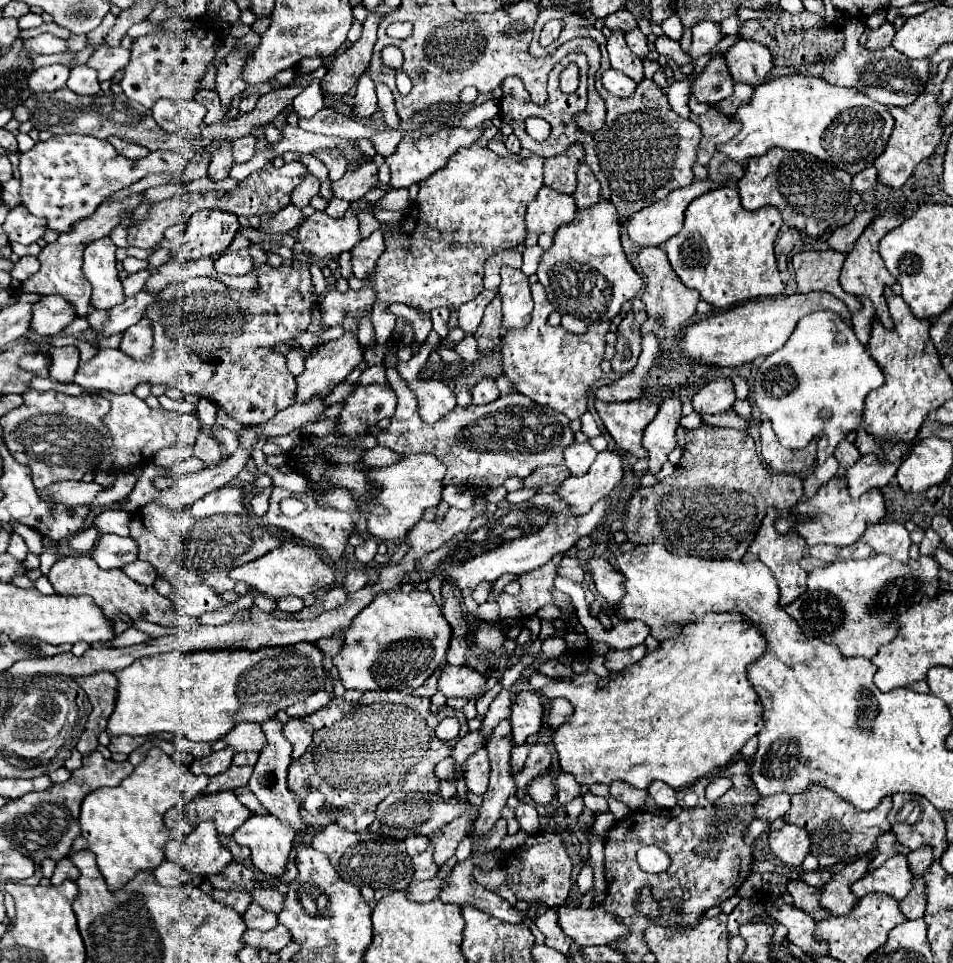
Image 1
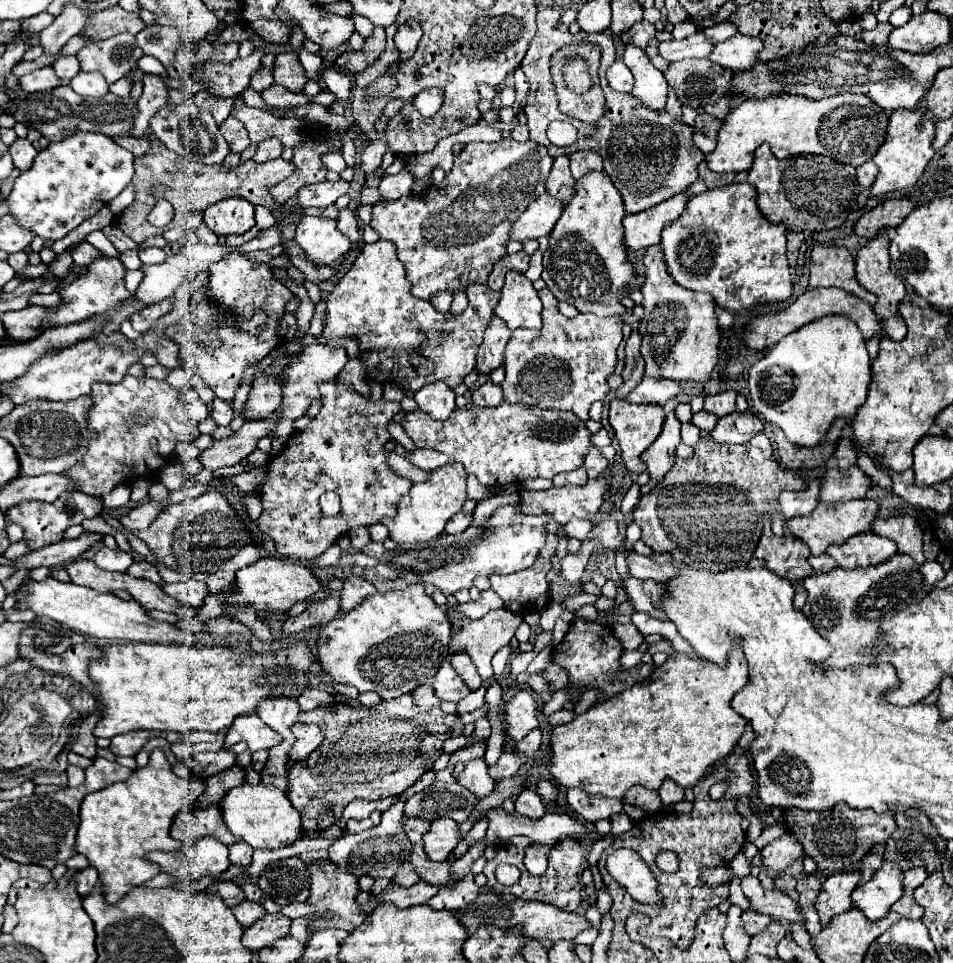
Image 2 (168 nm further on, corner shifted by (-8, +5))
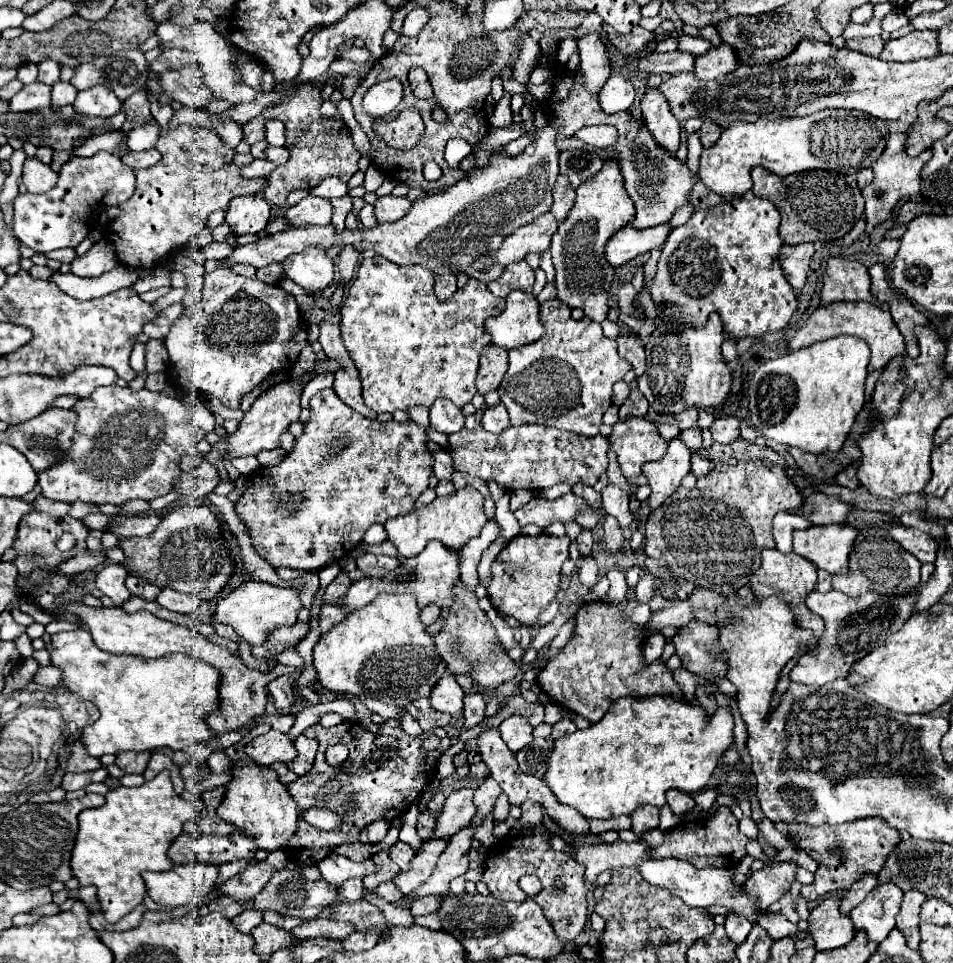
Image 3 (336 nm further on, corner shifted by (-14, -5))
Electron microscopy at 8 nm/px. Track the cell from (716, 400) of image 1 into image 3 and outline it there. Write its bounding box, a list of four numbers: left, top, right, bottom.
[709,416,739,444]

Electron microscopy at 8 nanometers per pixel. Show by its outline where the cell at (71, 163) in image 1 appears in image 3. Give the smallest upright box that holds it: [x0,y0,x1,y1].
[13,152,135,252]

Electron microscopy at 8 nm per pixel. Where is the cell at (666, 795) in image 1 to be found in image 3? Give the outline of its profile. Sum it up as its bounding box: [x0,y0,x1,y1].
[667,790,695,816]

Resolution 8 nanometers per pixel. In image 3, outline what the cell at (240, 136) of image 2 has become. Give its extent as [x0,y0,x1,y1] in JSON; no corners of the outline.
[243,118,265,144]

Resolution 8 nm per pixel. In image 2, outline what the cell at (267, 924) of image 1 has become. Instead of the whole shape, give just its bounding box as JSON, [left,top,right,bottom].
[233,900,265,928]

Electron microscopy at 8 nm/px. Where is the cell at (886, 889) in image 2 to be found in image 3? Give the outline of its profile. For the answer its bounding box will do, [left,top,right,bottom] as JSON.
[851,884,901,944]

